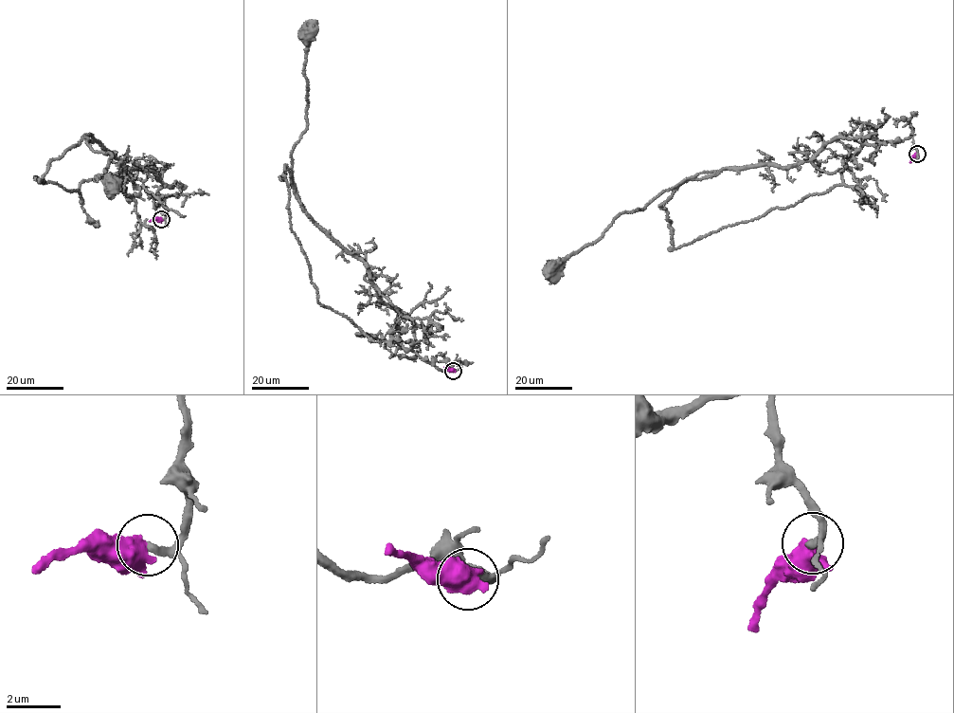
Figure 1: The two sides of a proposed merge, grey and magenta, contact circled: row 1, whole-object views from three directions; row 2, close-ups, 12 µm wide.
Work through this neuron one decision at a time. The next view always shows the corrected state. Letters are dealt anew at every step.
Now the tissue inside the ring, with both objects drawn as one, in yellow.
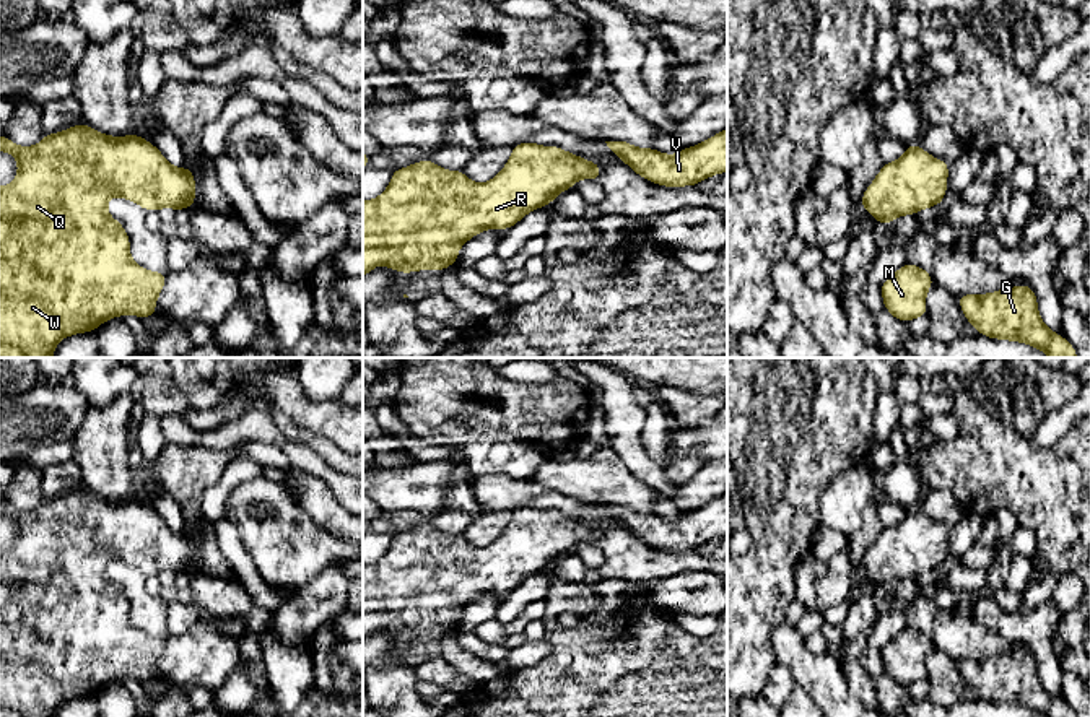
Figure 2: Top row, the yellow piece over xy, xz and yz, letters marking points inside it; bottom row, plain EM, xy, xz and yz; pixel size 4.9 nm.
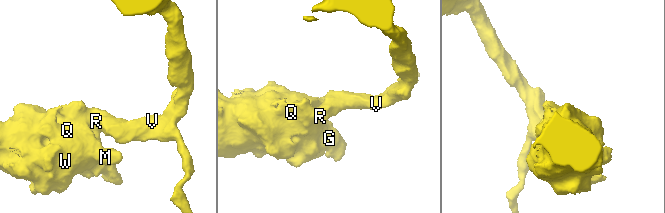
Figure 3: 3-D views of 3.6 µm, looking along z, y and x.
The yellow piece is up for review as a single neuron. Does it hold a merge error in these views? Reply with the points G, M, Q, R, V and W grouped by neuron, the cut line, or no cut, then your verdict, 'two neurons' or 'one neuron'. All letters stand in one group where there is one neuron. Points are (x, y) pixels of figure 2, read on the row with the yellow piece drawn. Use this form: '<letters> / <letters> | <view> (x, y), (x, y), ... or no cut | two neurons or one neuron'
G M Q R V W | no cut | one neuron

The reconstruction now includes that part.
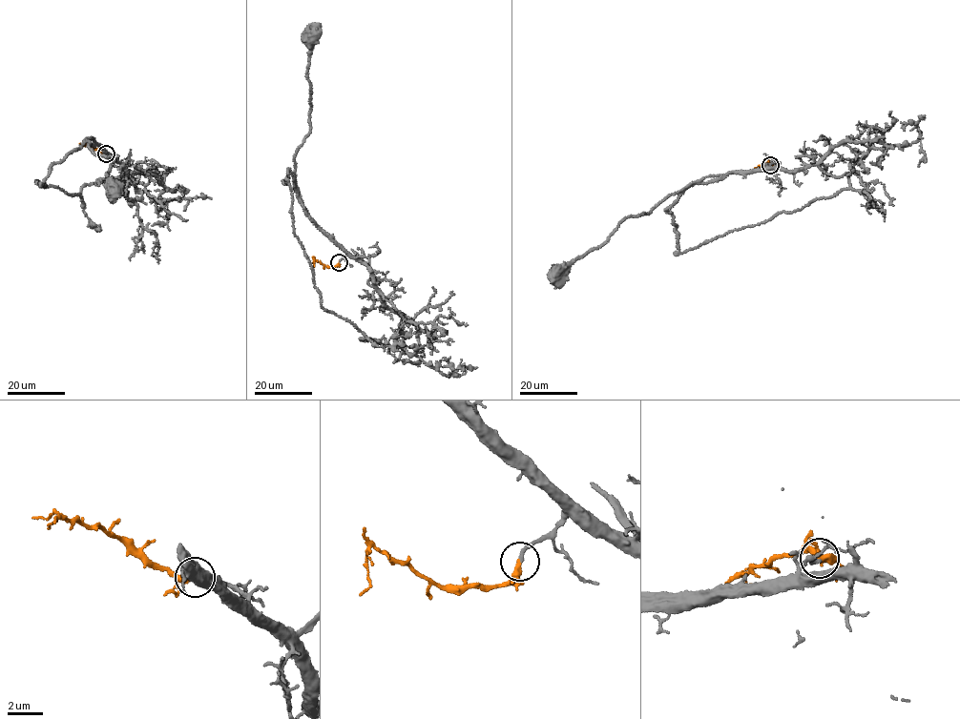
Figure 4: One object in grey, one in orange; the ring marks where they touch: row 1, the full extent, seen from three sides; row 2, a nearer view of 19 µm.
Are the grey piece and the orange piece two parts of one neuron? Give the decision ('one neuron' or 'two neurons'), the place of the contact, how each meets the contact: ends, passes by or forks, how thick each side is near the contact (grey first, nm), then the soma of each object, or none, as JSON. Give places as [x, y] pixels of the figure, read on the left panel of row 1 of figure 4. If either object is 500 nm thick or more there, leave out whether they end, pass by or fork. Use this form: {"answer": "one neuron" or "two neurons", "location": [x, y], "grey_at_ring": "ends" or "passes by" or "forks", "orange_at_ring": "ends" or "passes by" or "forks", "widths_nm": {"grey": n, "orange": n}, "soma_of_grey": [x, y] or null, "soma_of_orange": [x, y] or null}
{"answer": "one neuron", "location": [106, 154], "grey_at_ring": "ends", "orange_at_ring": "ends", "widths_nm": {"grey": 220, "orange": 360}, "soma_of_grey": [114, 186], "soma_of_orange": null}

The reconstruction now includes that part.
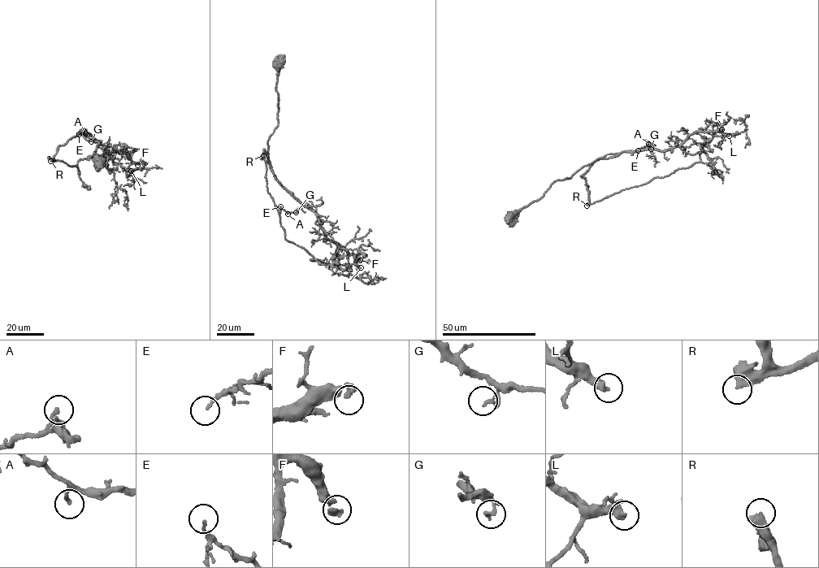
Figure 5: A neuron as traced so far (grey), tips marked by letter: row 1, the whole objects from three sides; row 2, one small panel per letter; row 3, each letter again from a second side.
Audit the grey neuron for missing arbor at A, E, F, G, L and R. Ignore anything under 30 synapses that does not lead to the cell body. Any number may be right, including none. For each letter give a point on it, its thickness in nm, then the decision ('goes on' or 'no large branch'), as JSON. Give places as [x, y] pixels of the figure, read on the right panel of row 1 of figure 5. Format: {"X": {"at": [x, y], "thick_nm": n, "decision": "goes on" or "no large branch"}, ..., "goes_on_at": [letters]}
{"A": {"at": [648, 144], "thick_nm": 170, "decision": "no large branch"}, "E": {"at": [638, 150], "thick_nm": 120, "decision": "no large branch"}, "F": {"at": [721, 129], "thick_nm": 320, "decision": "goes on"}, "G": {"at": [651, 149], "thick_nm": 140, "decision": "no large branch"}, "L": {"at": [729, 136], "thick_nm": 440, "decision": "goes on"}, "R": {"at": [587, 205], "thick_nm": 480, "decision": "goes on"}, "goes_on_at": ["F", "L", "R"]}

